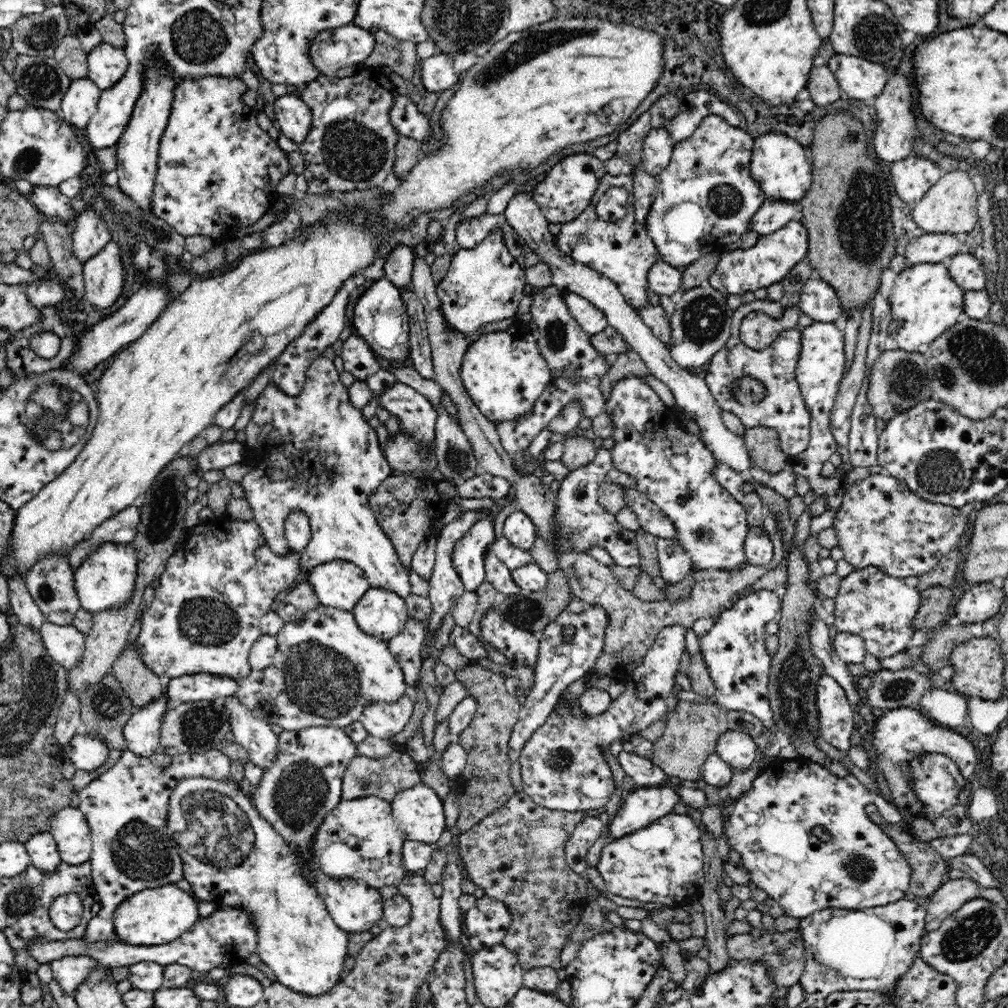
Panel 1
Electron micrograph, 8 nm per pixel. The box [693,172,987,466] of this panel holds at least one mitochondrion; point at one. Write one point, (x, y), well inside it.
(904, 379)

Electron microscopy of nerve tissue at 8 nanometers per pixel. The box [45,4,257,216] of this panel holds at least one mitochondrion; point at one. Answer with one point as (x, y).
(198, 37)

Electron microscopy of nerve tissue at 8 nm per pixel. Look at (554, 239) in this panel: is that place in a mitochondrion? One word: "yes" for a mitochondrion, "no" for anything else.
no

